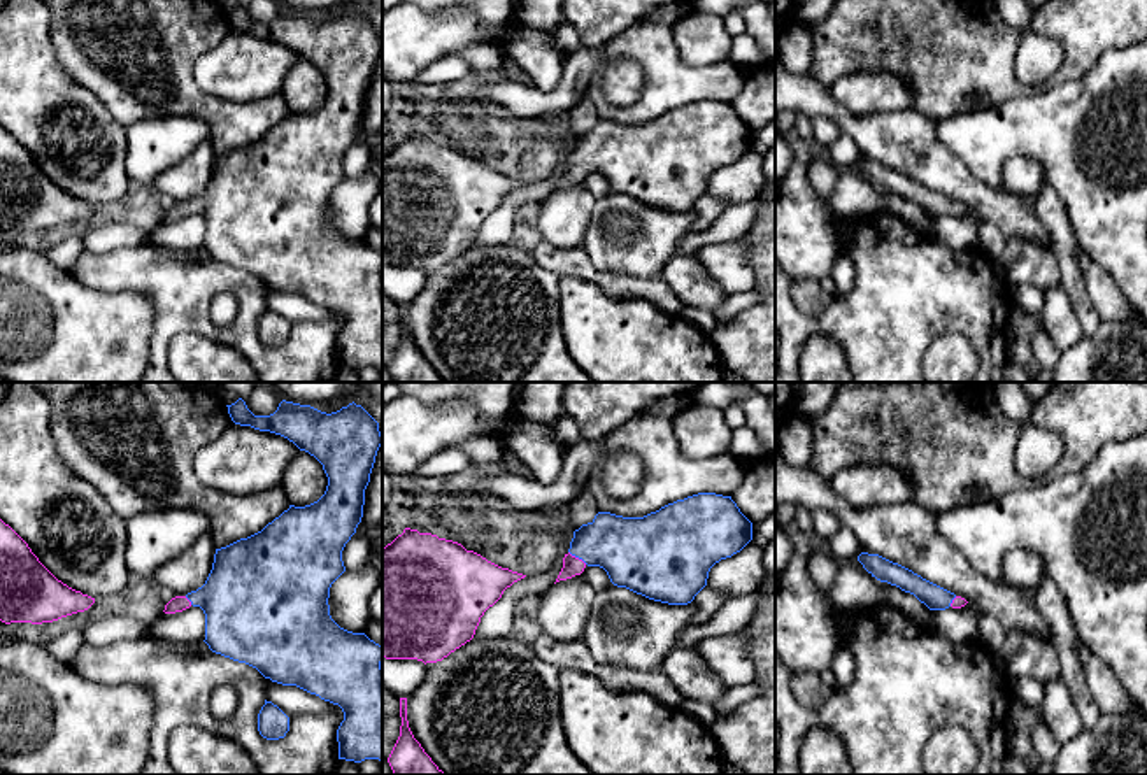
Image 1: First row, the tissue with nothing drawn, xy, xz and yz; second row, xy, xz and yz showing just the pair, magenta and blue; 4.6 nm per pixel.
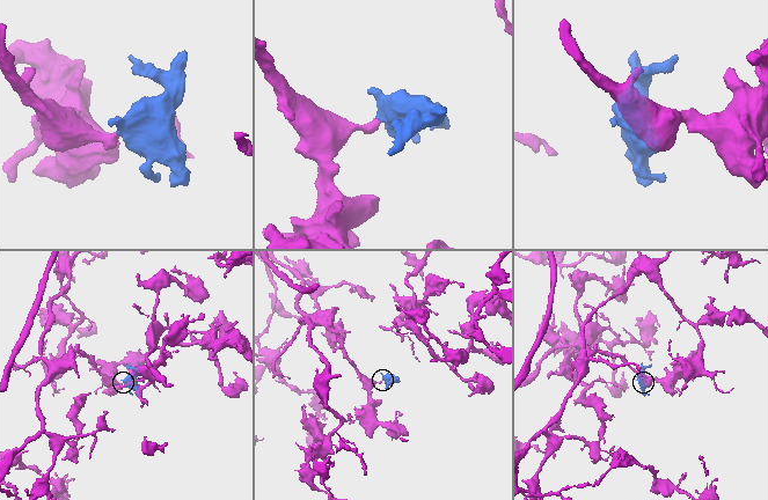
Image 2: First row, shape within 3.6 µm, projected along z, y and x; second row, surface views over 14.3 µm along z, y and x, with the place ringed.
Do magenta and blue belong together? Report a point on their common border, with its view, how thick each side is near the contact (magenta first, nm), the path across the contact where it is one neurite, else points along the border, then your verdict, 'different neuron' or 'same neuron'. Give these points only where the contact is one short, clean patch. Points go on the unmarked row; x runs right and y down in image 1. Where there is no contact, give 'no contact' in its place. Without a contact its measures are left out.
xz (577, 165) | 90/300 nm | across xz (572, 172), (577, 165), (586, 156), (630, 156) | same neuron

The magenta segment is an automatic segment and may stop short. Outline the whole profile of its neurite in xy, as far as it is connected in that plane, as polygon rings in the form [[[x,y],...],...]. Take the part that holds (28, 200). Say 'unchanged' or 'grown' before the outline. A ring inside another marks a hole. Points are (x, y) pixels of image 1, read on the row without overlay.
unchanged; [[[0,126],[0,228],[53,230],[84,219],[95,205],[58,188],[28,151]]]

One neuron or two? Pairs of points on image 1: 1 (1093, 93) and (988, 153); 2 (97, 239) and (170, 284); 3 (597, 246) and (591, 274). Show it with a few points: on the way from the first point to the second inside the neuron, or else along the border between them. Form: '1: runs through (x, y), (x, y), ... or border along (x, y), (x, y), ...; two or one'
1: runs through (1067, 120), (1060, 127), (1014, 127); one
2: border along (148, 241), (137, 246), (86, 253); two
3: border along (581, 248), (597, 269), (634, 276); two

